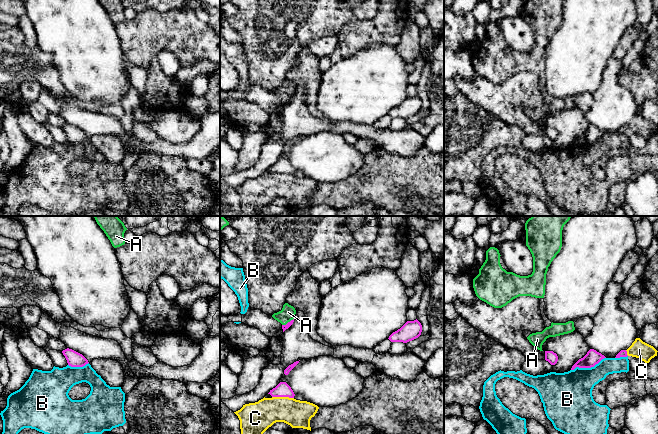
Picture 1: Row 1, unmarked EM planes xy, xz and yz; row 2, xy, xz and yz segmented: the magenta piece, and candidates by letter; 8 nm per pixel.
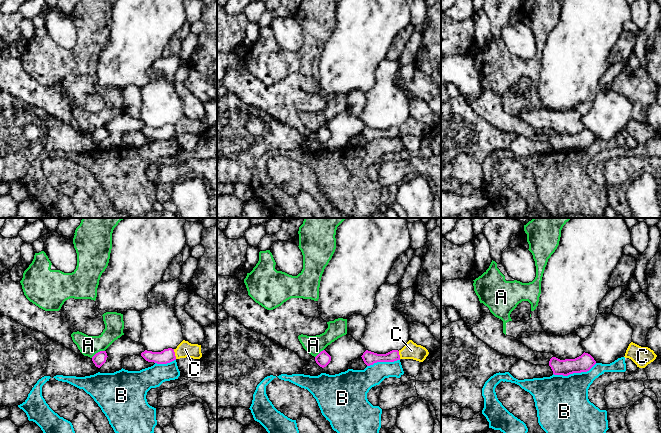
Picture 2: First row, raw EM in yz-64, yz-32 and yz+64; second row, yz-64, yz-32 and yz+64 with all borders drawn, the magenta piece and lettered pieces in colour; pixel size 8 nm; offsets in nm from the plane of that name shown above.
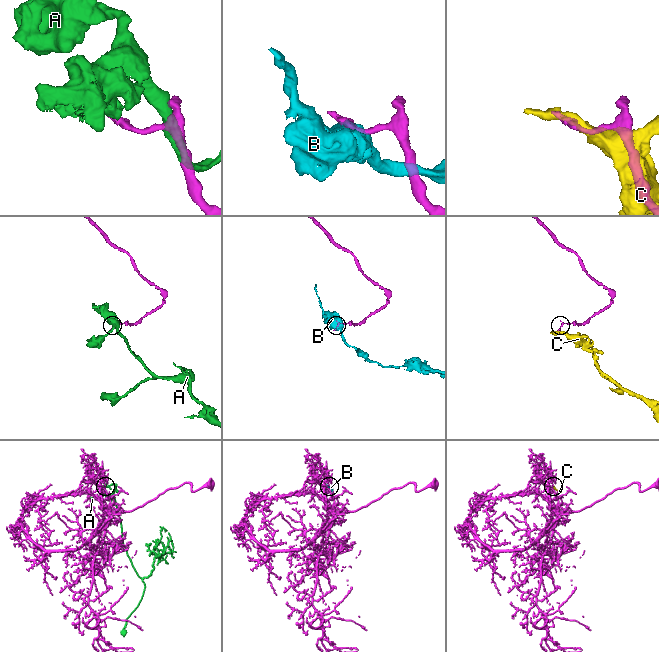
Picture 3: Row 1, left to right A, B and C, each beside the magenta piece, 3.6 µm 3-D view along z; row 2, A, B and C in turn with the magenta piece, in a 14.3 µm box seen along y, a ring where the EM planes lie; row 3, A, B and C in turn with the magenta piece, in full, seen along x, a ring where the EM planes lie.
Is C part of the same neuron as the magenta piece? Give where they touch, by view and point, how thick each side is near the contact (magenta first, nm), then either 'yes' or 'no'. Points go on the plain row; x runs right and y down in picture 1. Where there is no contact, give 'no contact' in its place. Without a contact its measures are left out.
contact xz (283, 172); calibres 110 and 240 nm; no

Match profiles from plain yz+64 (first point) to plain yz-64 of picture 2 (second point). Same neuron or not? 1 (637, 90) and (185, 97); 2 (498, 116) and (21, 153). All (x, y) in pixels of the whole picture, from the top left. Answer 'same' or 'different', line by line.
1: different
2: different

